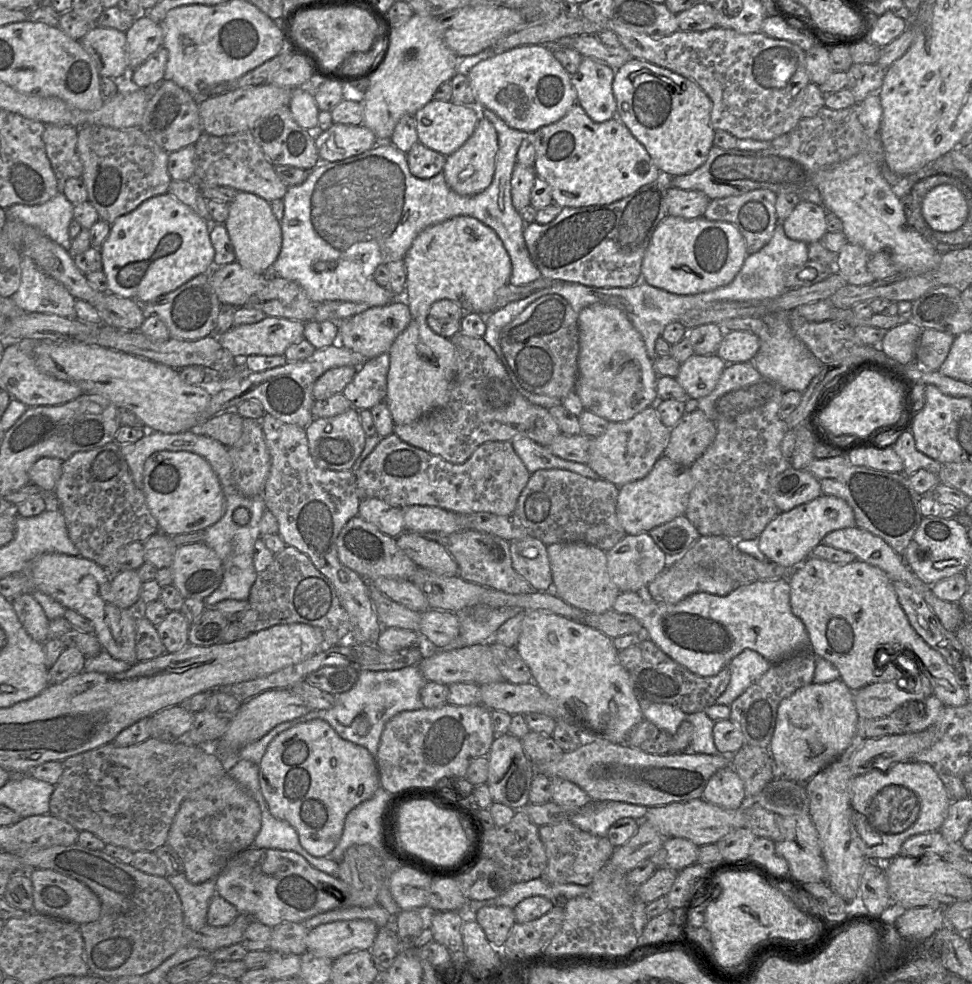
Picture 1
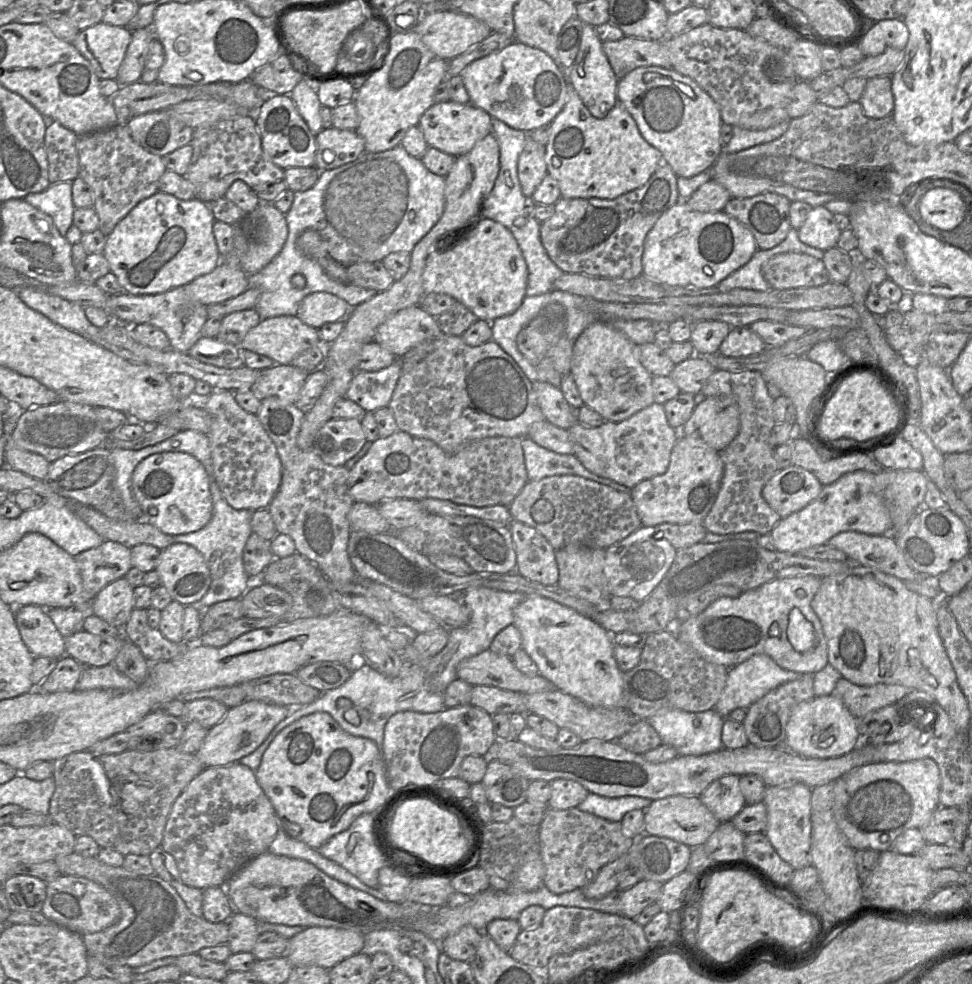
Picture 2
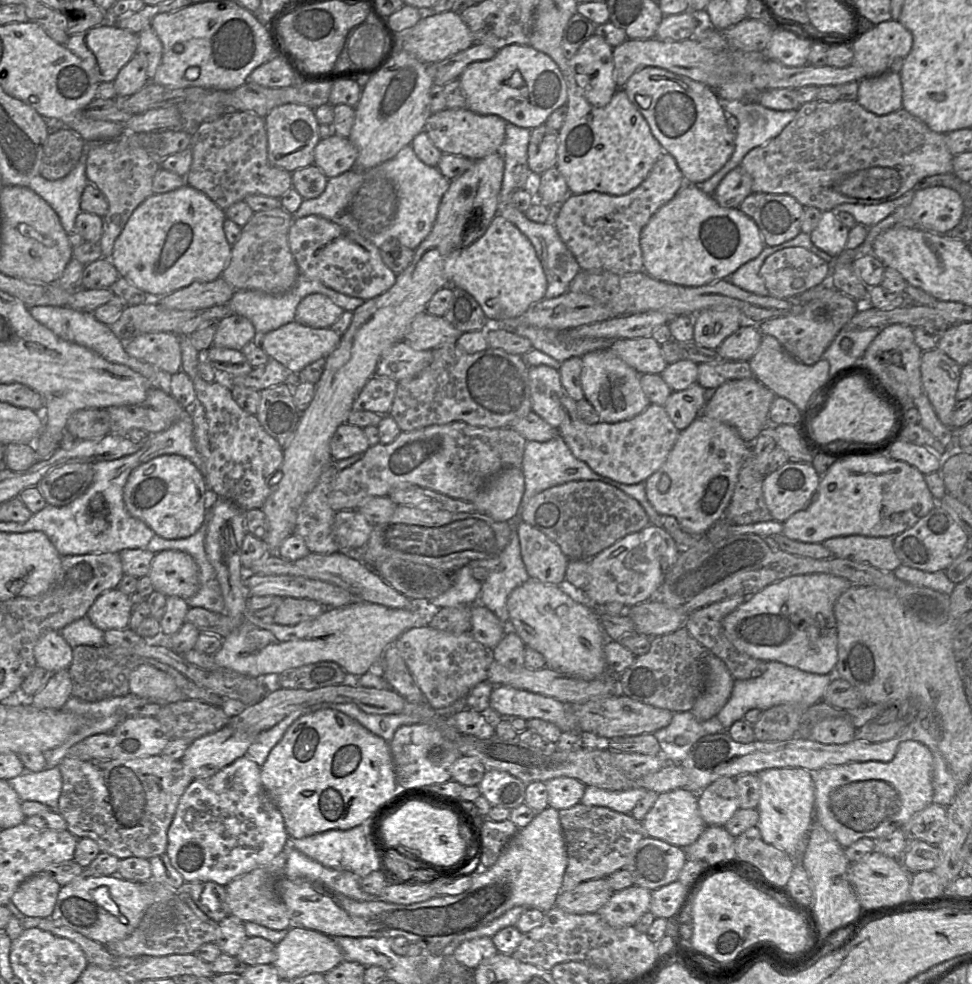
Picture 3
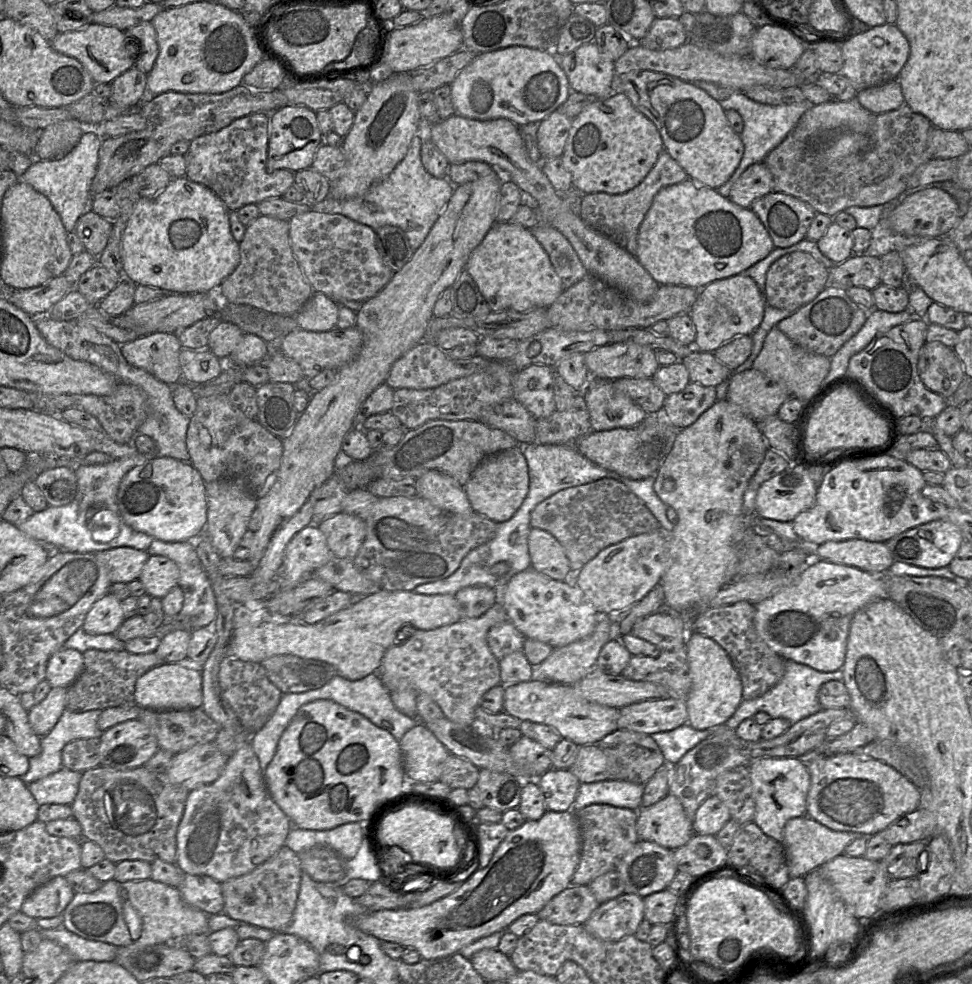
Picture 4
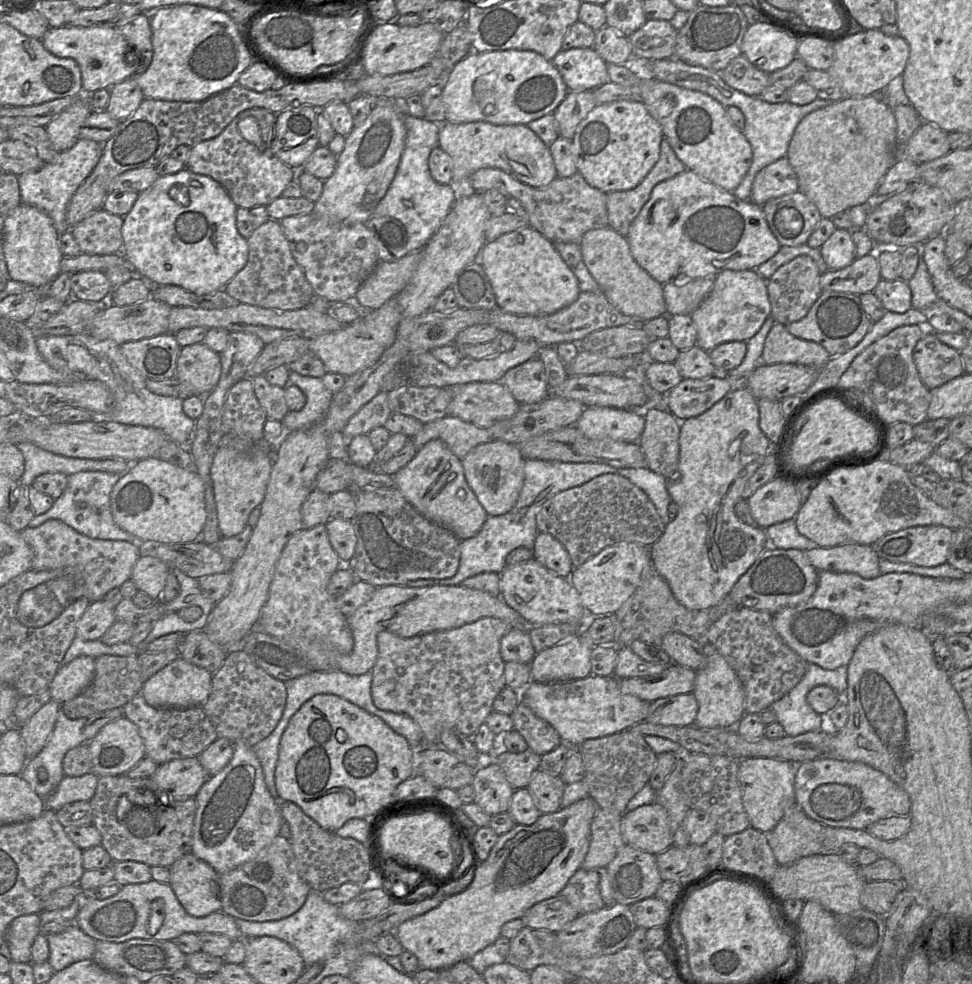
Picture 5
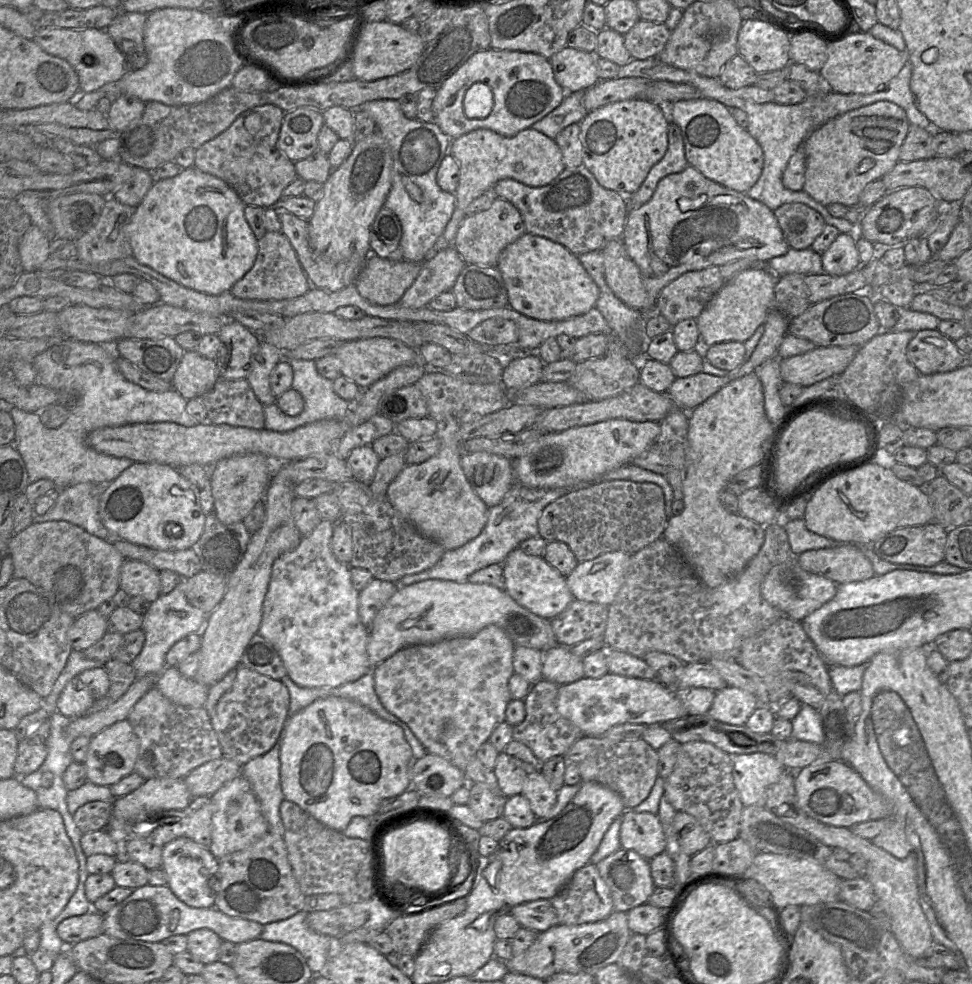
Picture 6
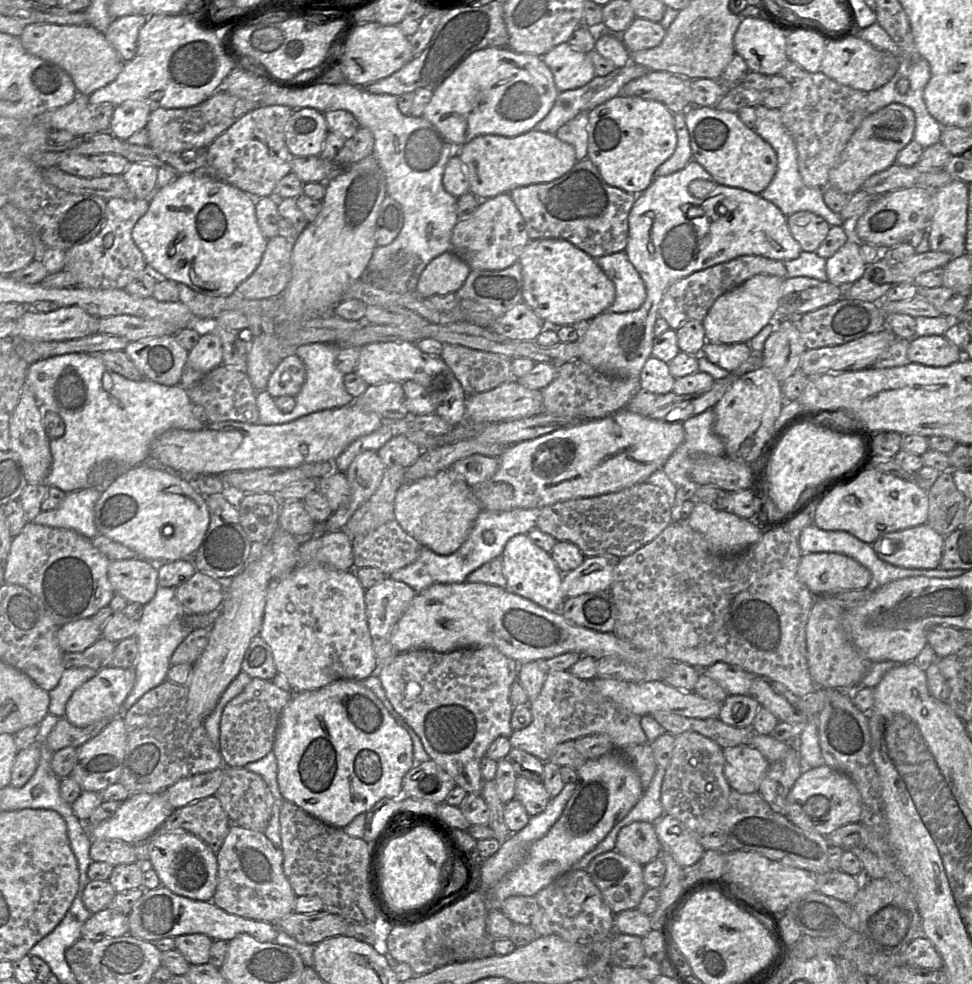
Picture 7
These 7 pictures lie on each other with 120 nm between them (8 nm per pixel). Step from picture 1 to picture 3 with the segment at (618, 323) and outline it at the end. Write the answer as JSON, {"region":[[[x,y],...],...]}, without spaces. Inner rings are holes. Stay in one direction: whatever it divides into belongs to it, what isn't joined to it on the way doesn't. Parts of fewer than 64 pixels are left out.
{"region":[[[609,350],[588,352],[581,357],[581,386],[584,398],[597,412],[600,422],[615,423],[642,413],[651,403],[640,385],[640,376]]]}

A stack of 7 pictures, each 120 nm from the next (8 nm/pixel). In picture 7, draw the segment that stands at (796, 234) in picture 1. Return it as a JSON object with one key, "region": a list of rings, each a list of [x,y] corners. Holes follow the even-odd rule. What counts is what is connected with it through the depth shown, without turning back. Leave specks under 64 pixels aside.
{"region":[[[847,241],[832,257],[826,259],[828,281],[840,287],[847,287],[862,277],[866,266],[860,246]]]}

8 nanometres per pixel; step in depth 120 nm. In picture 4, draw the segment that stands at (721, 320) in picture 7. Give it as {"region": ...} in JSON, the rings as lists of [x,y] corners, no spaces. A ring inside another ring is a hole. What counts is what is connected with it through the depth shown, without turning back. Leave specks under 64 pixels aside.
{"region":[[[746,274],[714,281],[702,288],[690,310],[695,325],[694,348],[702,352],[715,352],[723,343],[743,335],[752,335],[762,322],[765,307],[764,294],[755,281]]]}

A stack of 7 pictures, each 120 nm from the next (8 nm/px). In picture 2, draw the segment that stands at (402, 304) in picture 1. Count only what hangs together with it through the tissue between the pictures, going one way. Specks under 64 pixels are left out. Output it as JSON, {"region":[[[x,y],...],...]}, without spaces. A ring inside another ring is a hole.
{"region":[[[420,305],[404,308],[376,330],[372,342],[401,358],[422,342],[431,342],[441,333],[436,318],[425,312]]]}

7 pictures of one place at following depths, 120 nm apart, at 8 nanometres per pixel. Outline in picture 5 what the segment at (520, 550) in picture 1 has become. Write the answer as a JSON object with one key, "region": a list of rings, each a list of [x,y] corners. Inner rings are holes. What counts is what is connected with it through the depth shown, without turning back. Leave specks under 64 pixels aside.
{"region":[[[539,532],[533,548],[533,559],[554,574],[569,578],[573,565],[569,553],[559,540],[549,533]]]}

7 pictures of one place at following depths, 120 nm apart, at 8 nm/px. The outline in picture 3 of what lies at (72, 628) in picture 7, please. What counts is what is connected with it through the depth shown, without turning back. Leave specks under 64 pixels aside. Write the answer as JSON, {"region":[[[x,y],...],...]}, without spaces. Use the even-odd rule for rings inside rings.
{"region":[[[114,588],[104,592],[95,600],[87,616],[98,629],[107,631],[127,628],[131,613],[129,595]]]}

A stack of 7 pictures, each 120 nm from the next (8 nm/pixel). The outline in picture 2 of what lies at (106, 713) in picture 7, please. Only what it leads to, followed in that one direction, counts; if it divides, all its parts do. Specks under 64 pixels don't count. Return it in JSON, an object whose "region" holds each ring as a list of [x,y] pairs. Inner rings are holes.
{"region":[[[32,604],[18,607],[15,619],[21,637],[34,657],[60,659],[66,654],[65,638],[44,607]]]}

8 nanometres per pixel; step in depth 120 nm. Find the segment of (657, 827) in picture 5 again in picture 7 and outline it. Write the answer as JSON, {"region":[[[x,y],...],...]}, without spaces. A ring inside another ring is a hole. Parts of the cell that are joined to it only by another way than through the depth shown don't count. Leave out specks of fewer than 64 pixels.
{"region":[[[633,822],[621,829],[616,851],[641,865],[650,863],[662,854],[654,823]]]}

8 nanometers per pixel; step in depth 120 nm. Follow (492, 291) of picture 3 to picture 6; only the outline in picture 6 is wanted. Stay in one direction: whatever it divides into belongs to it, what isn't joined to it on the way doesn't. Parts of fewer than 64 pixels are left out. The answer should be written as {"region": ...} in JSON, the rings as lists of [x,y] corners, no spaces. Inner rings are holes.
{"region":[[[525,233],[501,253],[496,267],[504,279],[509,307],[537,320],[561,321],[596,307],[600,290],[577,255],[560,243]]]}

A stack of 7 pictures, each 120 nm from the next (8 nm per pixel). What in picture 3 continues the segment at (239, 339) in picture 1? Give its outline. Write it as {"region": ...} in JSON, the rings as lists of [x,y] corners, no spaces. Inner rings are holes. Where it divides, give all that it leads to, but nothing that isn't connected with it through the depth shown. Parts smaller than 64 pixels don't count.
{"region":[[[296,321],[283,325],[259,337],[259,345],[272,359],[284,365],[291,373],[298,374],[312,362],[326,358],[339,345],[341,336],[331,328],[311,328]]]}

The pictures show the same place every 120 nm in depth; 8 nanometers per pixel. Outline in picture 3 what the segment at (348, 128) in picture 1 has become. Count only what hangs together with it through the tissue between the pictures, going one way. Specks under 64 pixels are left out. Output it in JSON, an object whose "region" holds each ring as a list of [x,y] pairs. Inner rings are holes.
{"region":[[[333,135],[321,139],[314,149],[314,165],[330,179],[354,169],[357,150],[348,138]]]}

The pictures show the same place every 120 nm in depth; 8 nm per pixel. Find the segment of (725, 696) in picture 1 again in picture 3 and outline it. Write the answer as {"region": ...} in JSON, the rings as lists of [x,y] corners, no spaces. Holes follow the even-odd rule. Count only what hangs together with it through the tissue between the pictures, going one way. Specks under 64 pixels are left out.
{"region":[[[766,661],[766,670],[761,675],[749,679],[735,679],[731,696],[717,717],[727,731],[751,709],[764,711],[786,703],[795,703],[807,709],[823,700],[825,690],[834,678],[834,673],[810,673],[782,662]]]}

